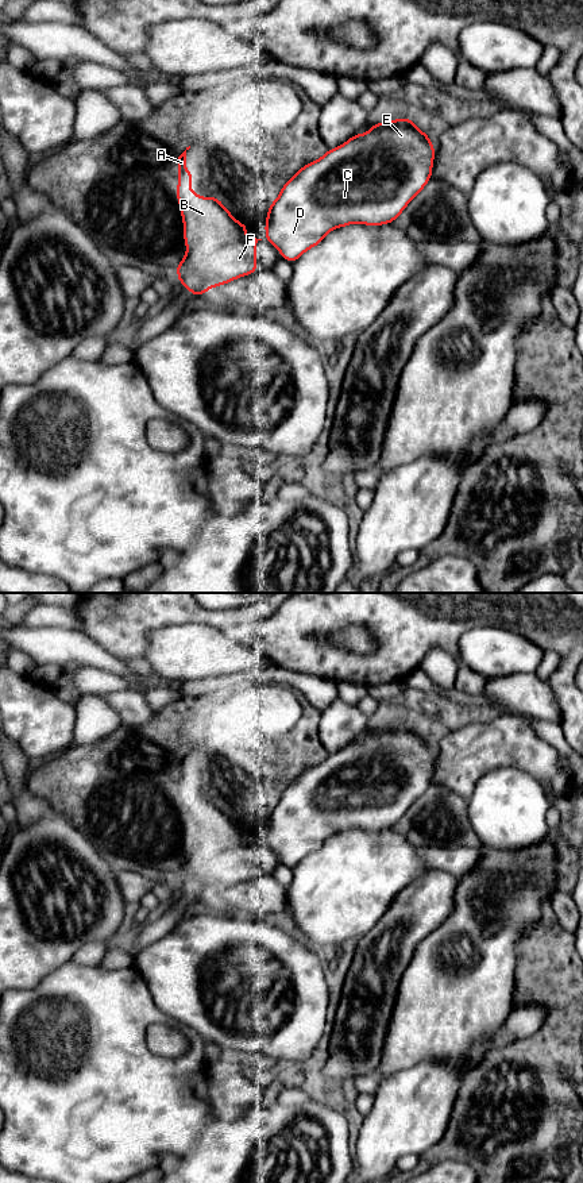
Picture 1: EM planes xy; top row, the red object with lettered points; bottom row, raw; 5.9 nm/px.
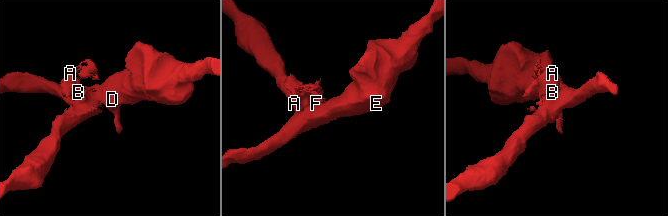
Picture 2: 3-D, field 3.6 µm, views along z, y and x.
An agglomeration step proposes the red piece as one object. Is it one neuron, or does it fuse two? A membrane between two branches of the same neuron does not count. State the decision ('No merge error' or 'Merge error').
Merge error

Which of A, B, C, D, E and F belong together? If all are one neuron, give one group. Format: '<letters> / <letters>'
A B F / C D E

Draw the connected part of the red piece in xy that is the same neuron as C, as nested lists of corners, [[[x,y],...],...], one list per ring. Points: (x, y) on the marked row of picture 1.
[[[413,116],[379,122],[368,132],[352,135],[306,163],[283,184],[267,211],[266,239],[278,248],[281,258],[293,263],[336,228],[354,223],[372,227],[394,223],[426,186],[433,162],[435,144],[414,126]]]

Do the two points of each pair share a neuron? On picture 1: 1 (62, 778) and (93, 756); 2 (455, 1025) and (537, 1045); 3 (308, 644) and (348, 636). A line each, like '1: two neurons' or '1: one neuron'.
1: one neuron
2: two neurons
3: two neurons

